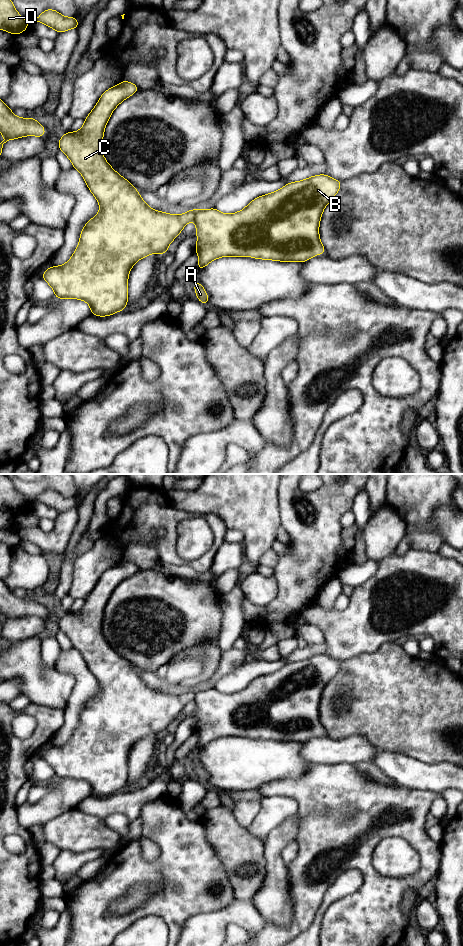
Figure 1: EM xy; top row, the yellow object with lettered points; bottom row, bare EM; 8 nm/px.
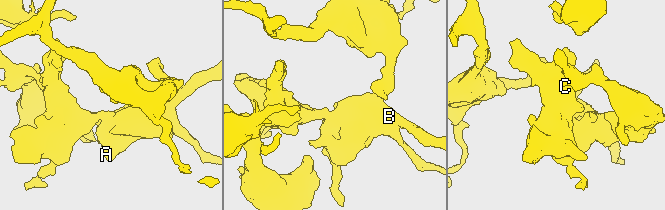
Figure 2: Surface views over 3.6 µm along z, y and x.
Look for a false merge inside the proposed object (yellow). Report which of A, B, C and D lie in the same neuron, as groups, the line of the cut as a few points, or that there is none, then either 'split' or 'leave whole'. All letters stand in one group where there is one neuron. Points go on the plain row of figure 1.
A B / C D; cut in xy along (195, 690), (193, 698); split

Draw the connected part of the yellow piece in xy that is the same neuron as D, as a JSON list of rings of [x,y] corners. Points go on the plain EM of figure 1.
[[[0,474],[0,509],[18,515],[30,505],[16,491],[13,482],[6,474]]]

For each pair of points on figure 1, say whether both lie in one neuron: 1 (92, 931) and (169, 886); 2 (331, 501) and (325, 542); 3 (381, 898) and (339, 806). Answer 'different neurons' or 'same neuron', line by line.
1: same neuron
2: same neuron
3: same neuron

